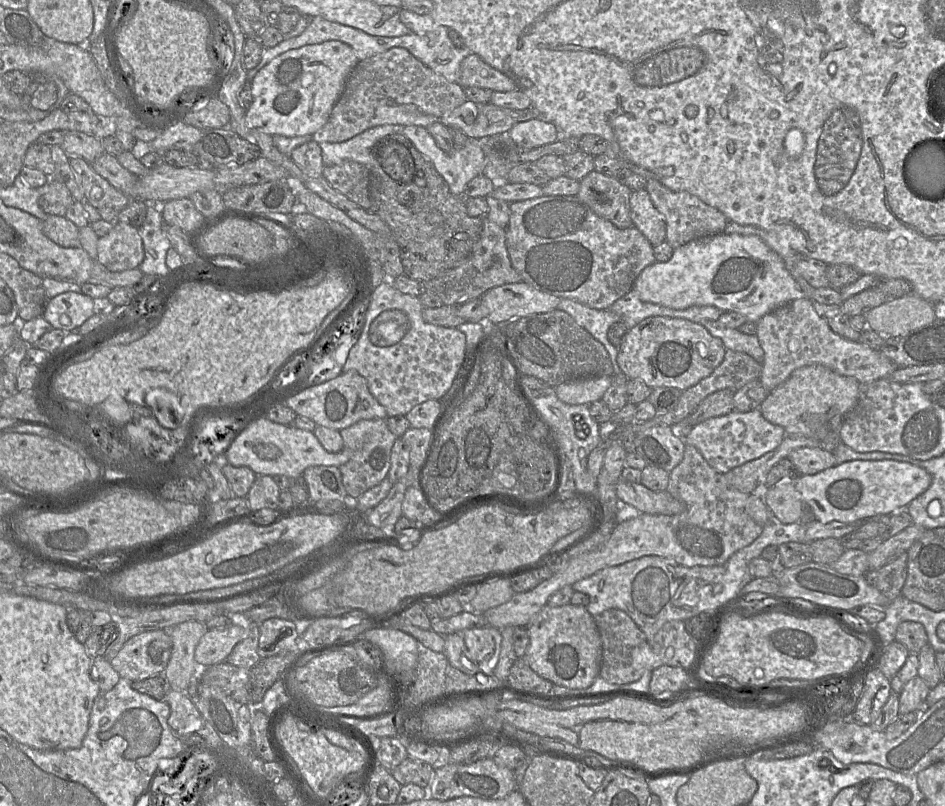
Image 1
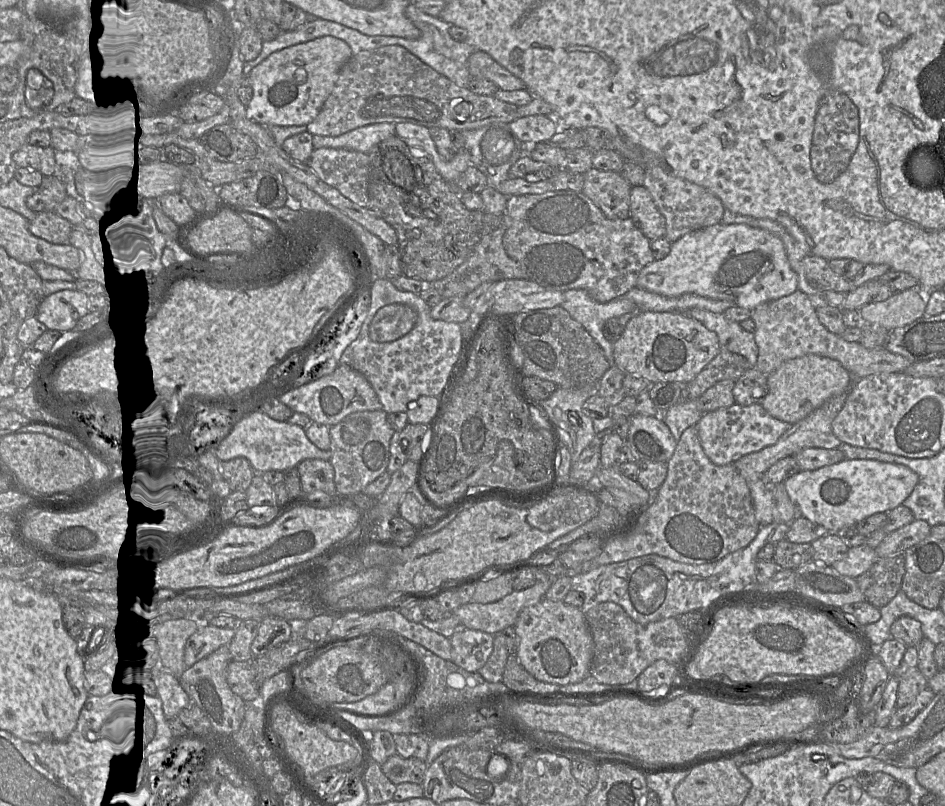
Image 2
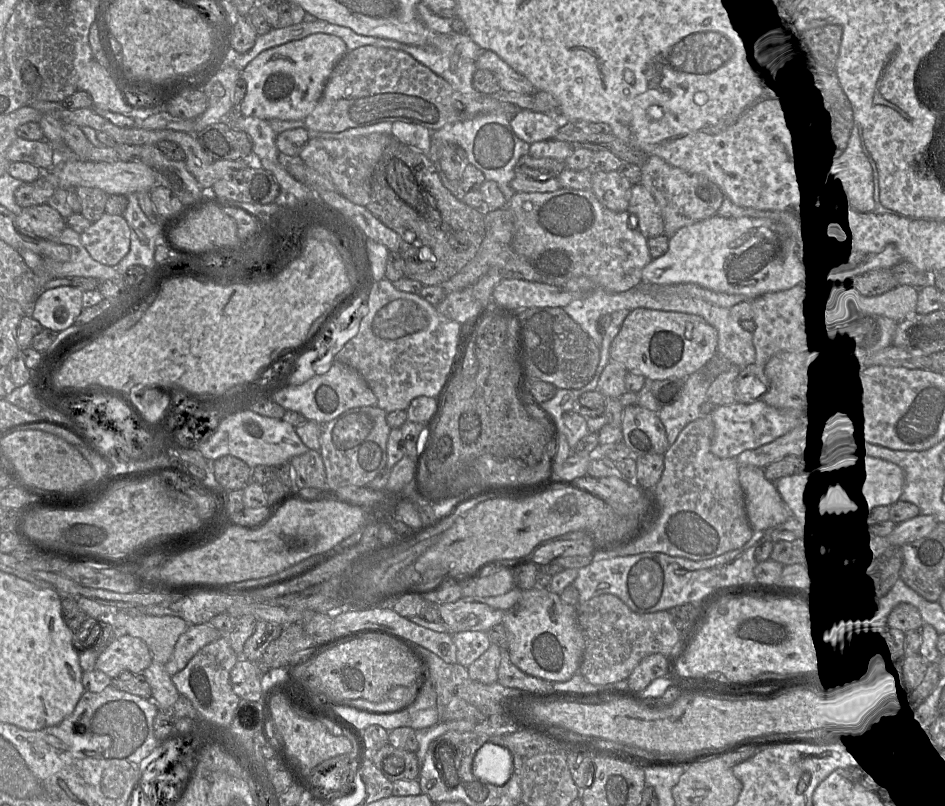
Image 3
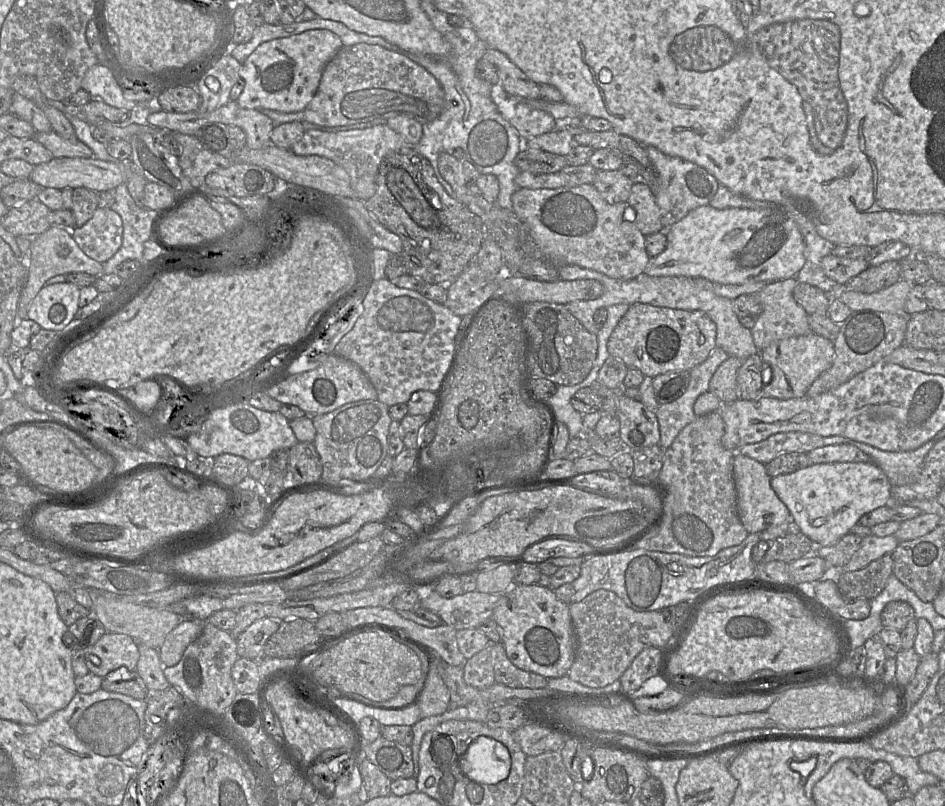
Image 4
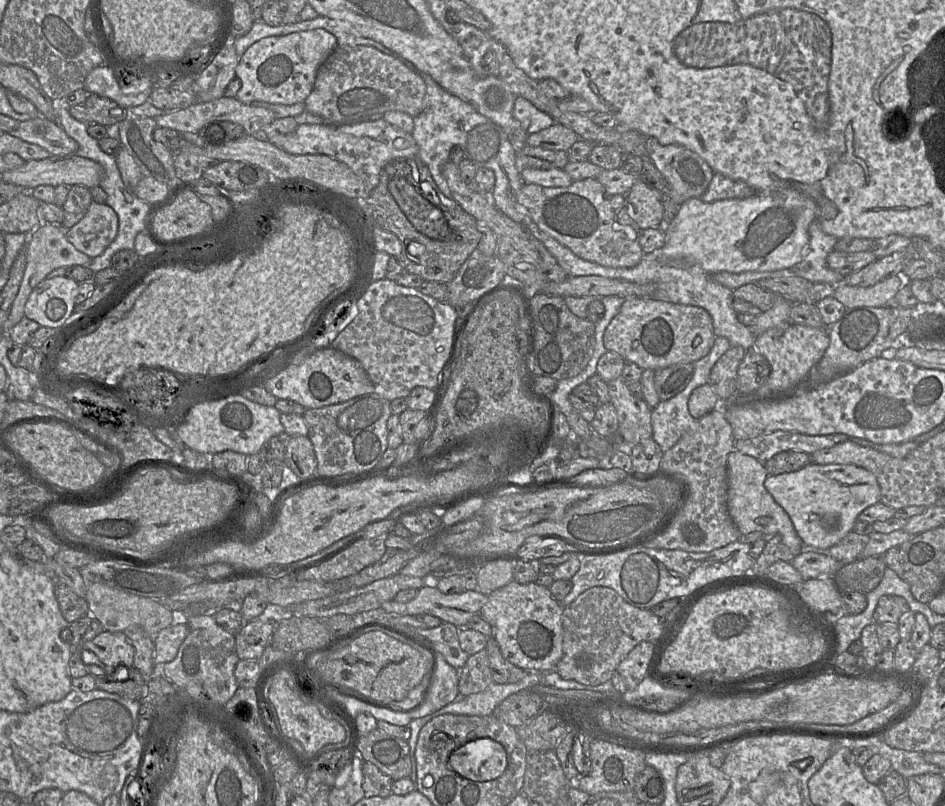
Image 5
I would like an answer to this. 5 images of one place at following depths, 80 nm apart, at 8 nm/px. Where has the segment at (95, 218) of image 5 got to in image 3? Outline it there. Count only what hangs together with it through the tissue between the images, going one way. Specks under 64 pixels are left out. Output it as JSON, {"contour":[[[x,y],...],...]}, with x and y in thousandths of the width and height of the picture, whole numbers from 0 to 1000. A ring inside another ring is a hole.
{"contour":[[[111,263],[105,273],[85,289],[85,298],[101,324],[123,330],[137,313],[138,293],[138,283],[129,267],[116,267]]]}

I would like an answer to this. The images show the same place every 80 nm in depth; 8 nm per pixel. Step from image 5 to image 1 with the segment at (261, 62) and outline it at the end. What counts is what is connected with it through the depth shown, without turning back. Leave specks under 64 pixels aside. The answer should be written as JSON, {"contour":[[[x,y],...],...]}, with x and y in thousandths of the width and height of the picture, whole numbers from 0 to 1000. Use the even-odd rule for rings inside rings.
{"contour":[[[347,50],[305,62],[275,86],[266,100],[268,124],[260,136],[260,154],[285,167],[330,167],[348,149],[368,94],[380,77],[364,52]]]}

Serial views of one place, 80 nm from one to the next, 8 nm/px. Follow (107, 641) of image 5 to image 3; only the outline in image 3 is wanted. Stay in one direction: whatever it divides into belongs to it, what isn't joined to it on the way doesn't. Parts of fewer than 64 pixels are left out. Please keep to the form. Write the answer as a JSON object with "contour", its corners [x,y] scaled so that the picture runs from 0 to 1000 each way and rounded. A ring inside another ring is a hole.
{"contour":[[[130,788],[116,798],[105,813],[101,830],[122,842],[130,833],[137,833],[142,837],[150,836],[161,821],[161,811],[151,794]]]}

